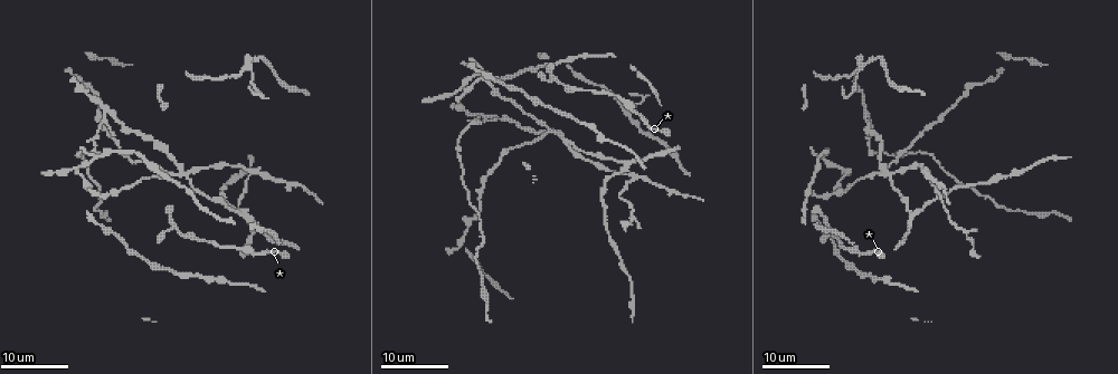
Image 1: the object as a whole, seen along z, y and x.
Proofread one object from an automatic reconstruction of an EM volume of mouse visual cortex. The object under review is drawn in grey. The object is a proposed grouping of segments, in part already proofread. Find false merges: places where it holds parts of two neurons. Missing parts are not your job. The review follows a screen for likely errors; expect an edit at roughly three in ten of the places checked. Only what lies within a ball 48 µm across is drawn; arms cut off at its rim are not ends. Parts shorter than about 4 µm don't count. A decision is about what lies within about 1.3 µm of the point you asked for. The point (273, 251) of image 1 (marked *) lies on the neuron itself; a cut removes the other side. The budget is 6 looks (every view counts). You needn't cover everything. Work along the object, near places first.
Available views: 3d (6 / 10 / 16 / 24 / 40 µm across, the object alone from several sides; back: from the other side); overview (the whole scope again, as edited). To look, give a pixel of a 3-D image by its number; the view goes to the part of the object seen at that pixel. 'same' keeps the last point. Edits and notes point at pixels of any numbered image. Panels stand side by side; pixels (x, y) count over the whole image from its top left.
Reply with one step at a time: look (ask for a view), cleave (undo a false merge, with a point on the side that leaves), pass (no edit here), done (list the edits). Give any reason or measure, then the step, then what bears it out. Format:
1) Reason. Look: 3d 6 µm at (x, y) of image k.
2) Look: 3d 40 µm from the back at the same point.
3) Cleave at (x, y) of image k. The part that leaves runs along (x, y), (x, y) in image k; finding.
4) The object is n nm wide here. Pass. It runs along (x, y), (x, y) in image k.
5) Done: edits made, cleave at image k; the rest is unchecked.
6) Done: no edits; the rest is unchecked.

Three-way junction. Look: 3d 16 µm at (245, 213) of image 1.

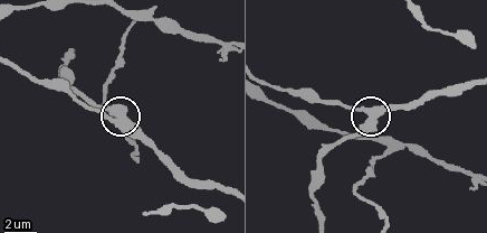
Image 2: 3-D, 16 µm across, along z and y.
Zoom in. Look: 3d 10 µm at (368, 113) of image 2.

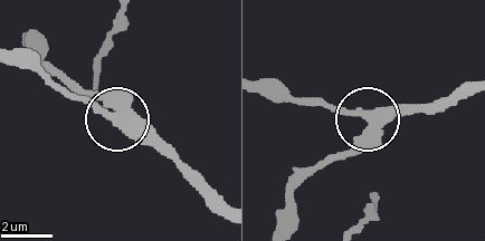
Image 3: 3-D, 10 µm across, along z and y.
3 arms meet here. Pass. One neuron here.

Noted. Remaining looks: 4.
Three arms meet. Look: 3d 24 µm at (186, 171) of image 1.

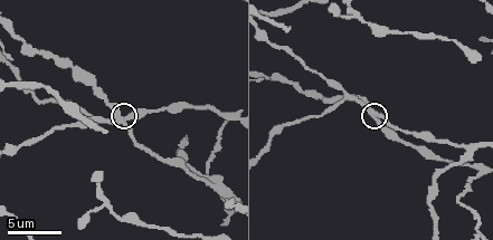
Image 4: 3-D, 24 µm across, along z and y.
Look: 3d 6 µm at (121, 119) of image 4.

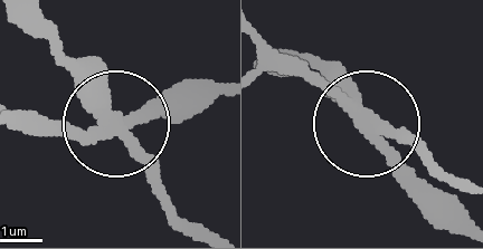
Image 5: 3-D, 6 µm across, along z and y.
Cleave at (148, 117) of image 5. The part that leaves runs along (354, 120), (304, 77), (262, 70) in image 5; two neurons meet here.

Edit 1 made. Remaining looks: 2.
Done: edits made, cleave at image 5; the rest is unchecked.

